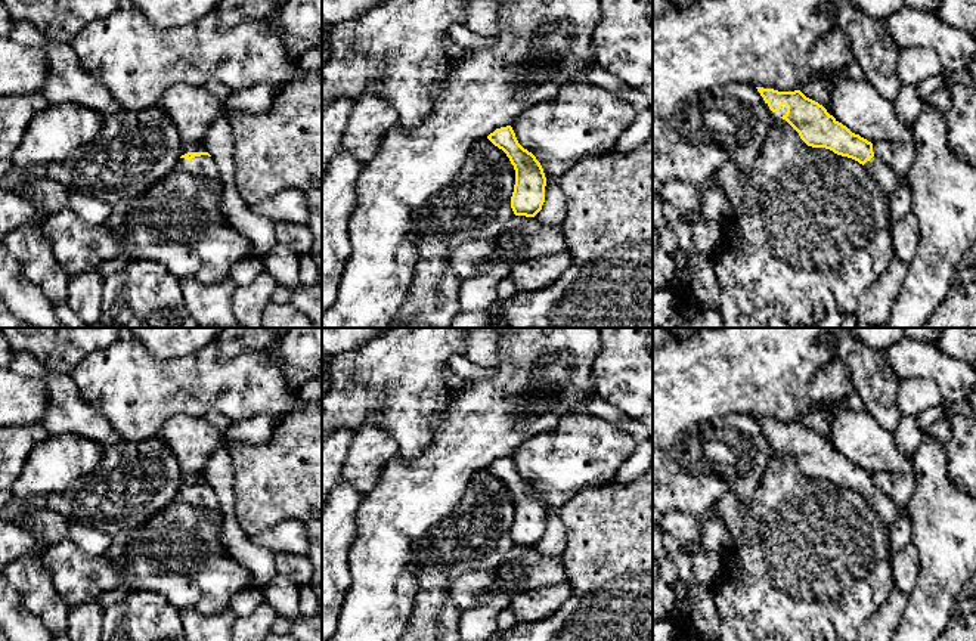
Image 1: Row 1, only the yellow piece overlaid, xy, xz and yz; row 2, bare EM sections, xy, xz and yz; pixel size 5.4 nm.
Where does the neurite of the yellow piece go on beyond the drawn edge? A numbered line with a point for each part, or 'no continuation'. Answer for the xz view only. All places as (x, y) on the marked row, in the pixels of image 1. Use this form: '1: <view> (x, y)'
no continuation

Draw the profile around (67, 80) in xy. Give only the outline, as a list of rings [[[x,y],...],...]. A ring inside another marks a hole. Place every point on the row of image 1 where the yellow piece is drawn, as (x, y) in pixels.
[[[49,44],[49,69],[41,93],[53,105],[77,103],[100,111],[105,117],[124,108],[111,90],[81,65],[71,44]]]

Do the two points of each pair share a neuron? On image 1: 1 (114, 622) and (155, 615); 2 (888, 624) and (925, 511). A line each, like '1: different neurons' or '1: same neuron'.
1: same neuron
2: different neurons

